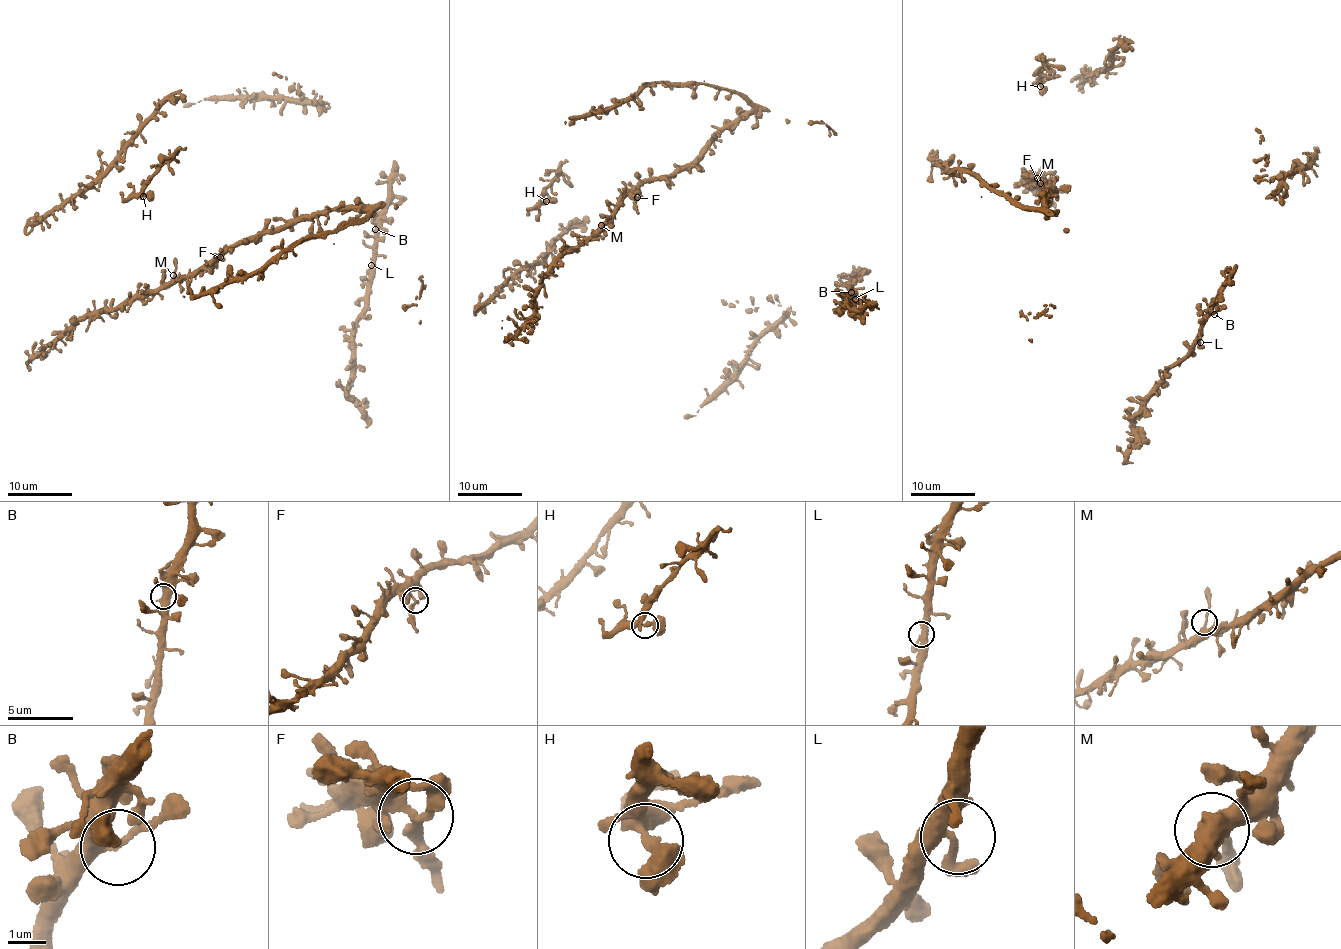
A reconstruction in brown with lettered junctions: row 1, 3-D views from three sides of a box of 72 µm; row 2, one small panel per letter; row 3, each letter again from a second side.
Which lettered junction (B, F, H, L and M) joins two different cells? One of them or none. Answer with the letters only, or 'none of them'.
F

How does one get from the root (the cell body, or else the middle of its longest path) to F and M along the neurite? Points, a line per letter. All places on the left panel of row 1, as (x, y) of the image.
F: (185, 279), (220, 257)
M: (185, 279), (173, 275)

